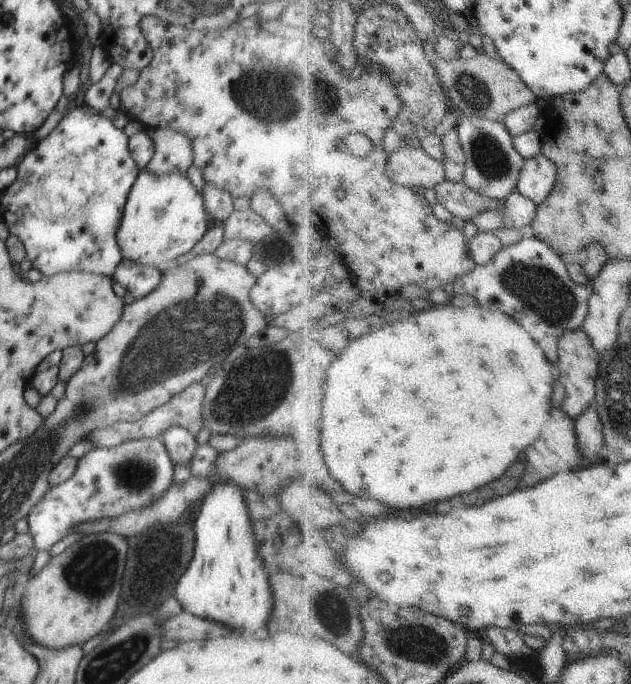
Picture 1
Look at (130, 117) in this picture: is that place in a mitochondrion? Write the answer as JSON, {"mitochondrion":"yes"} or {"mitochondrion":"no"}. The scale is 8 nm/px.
{"mitochondrion":"no"}

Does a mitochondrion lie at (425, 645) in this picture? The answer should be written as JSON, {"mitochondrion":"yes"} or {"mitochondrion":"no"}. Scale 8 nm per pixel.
{"mitochondrion":"yes"}

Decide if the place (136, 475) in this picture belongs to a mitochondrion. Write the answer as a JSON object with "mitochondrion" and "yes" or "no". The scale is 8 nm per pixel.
{"mitochondrion":"yes"}

